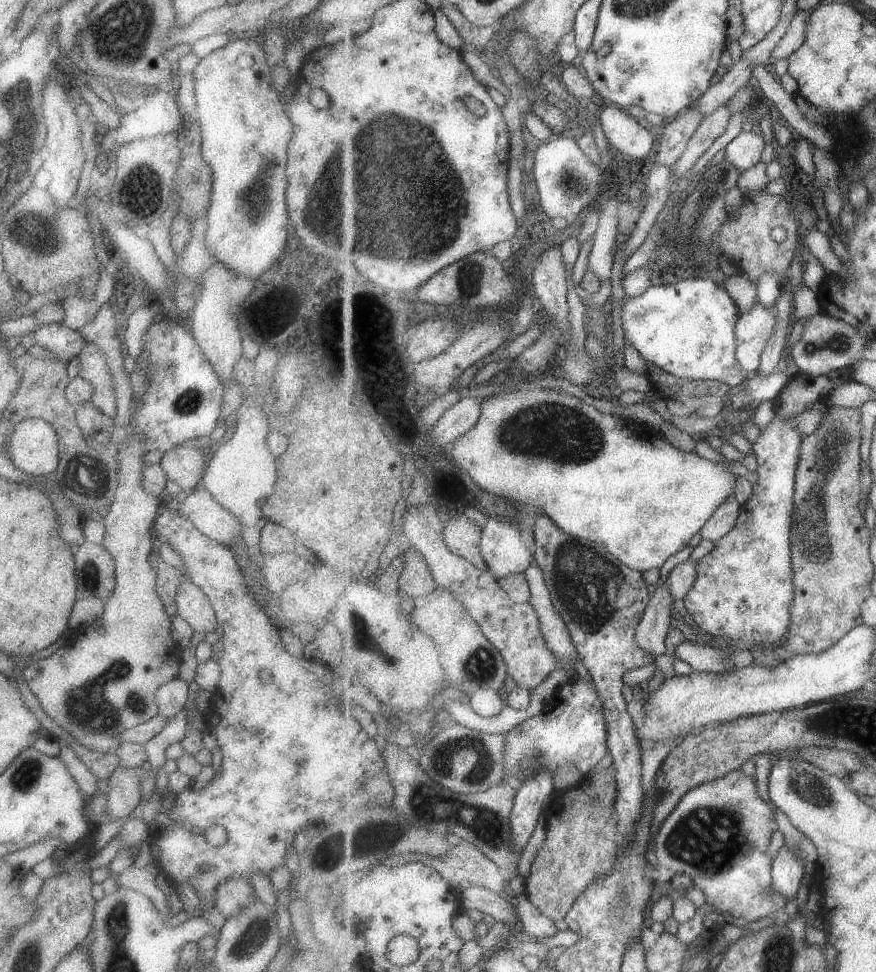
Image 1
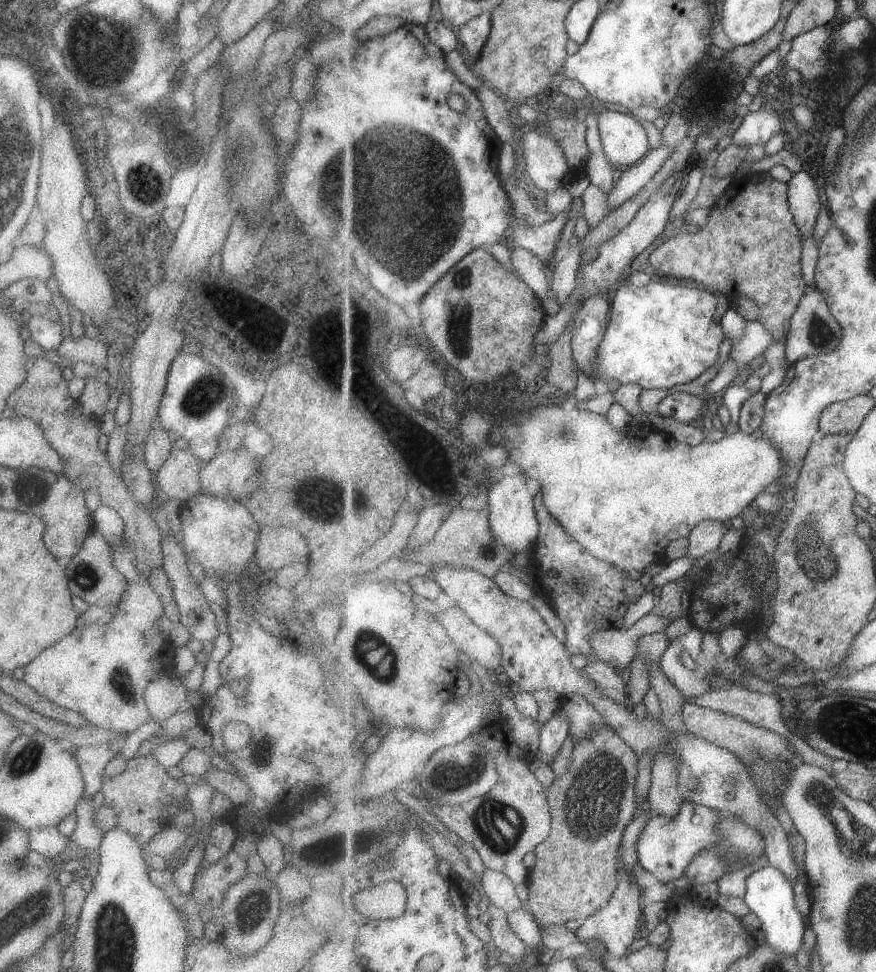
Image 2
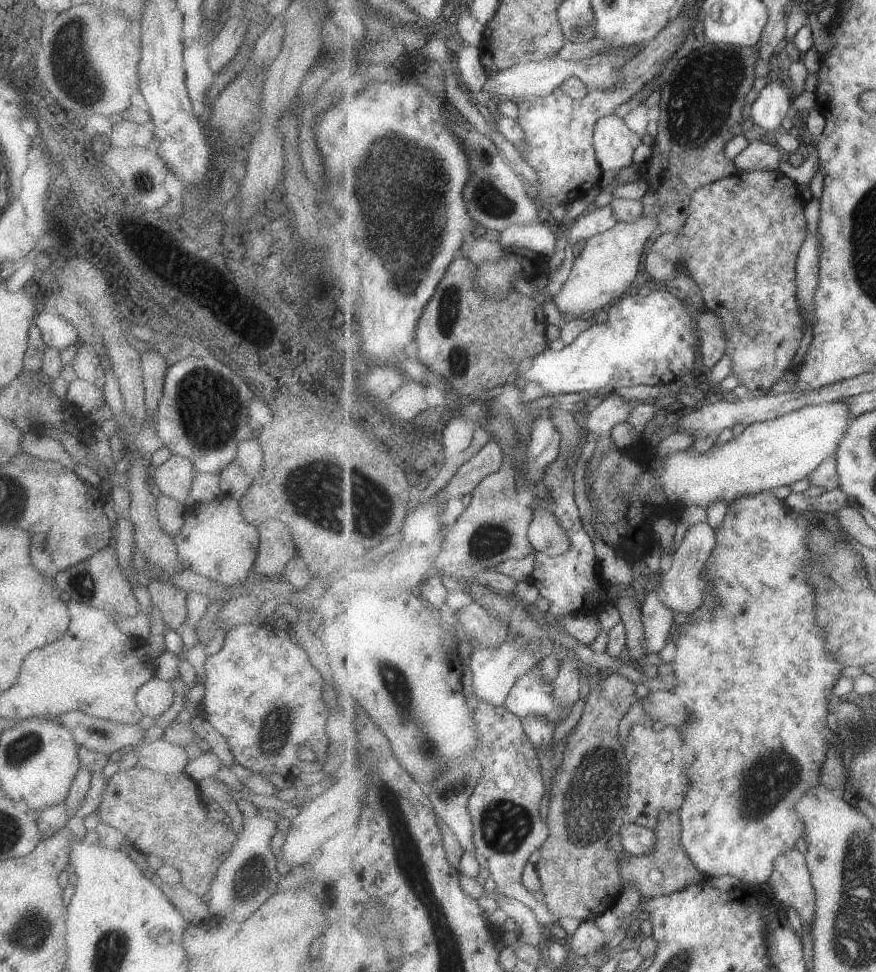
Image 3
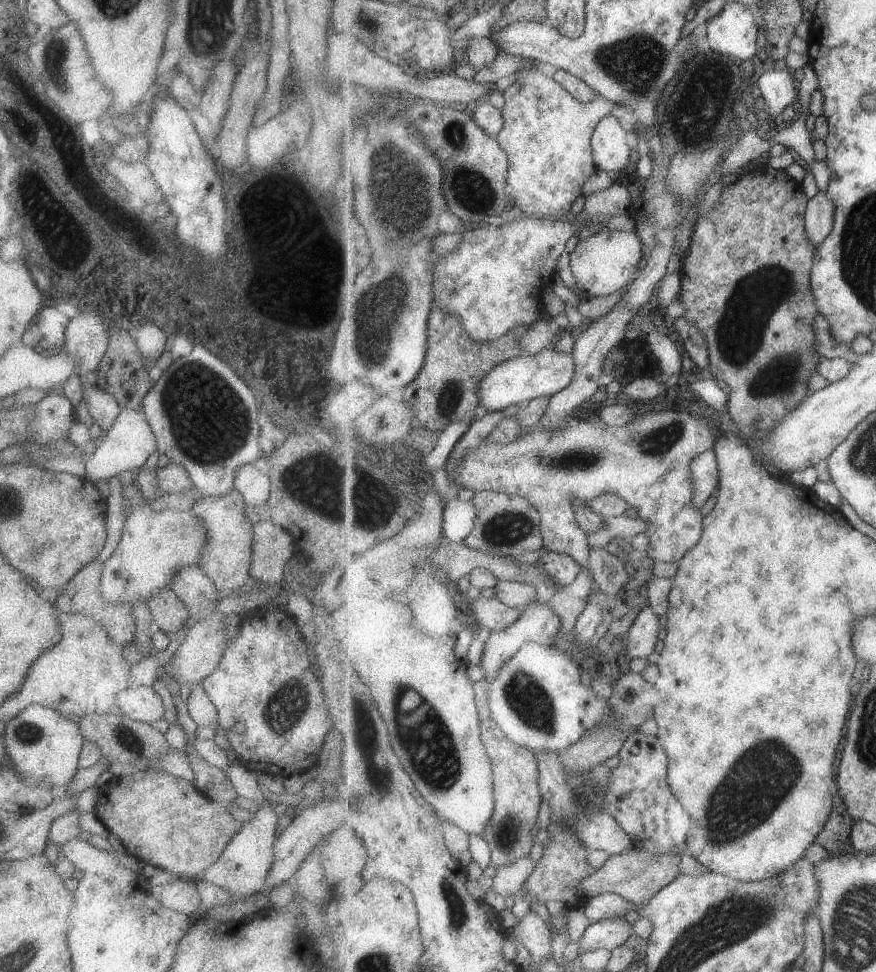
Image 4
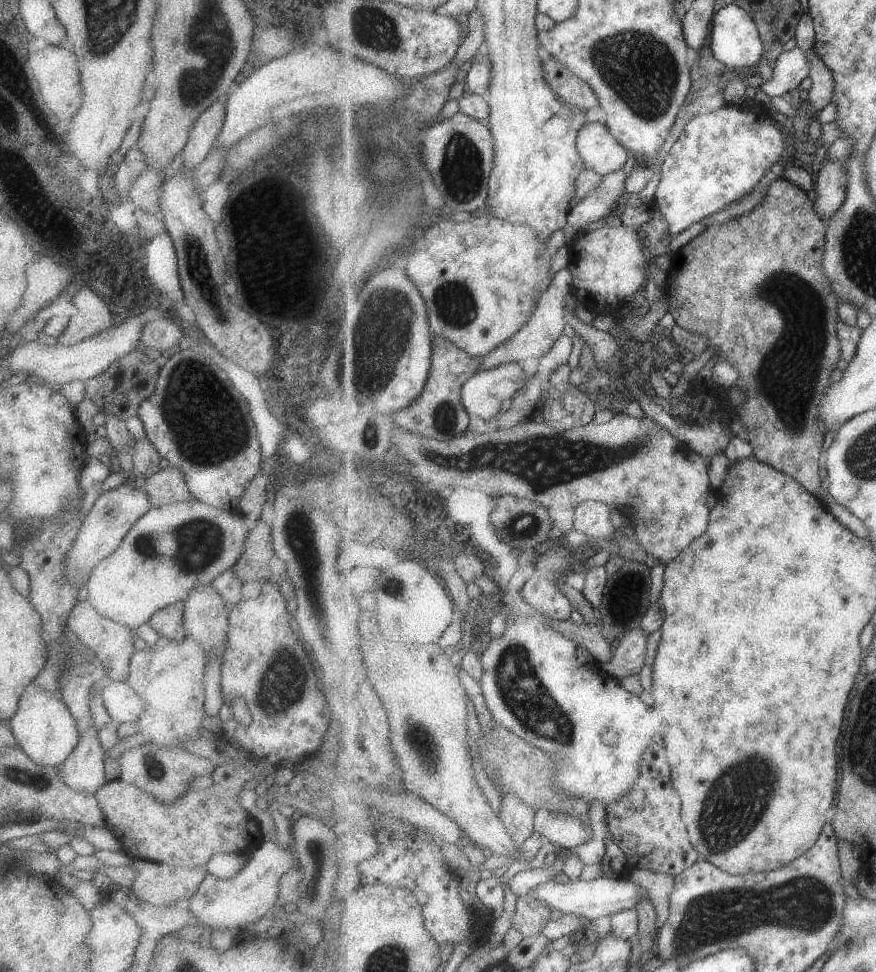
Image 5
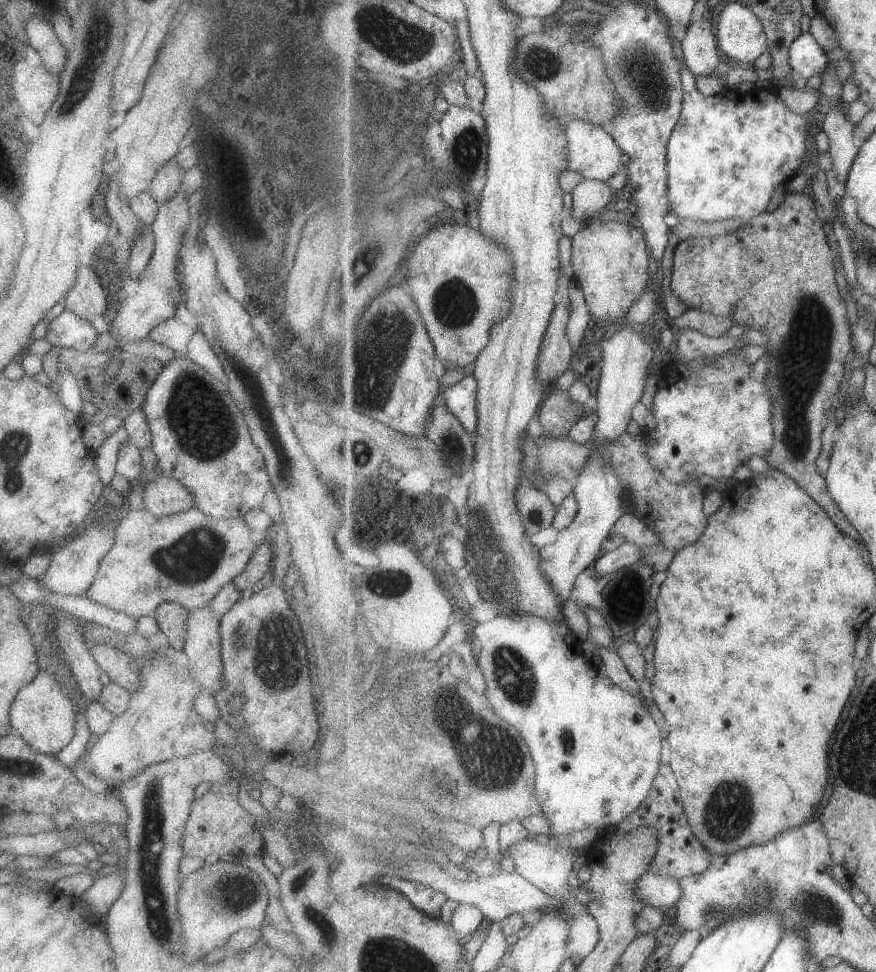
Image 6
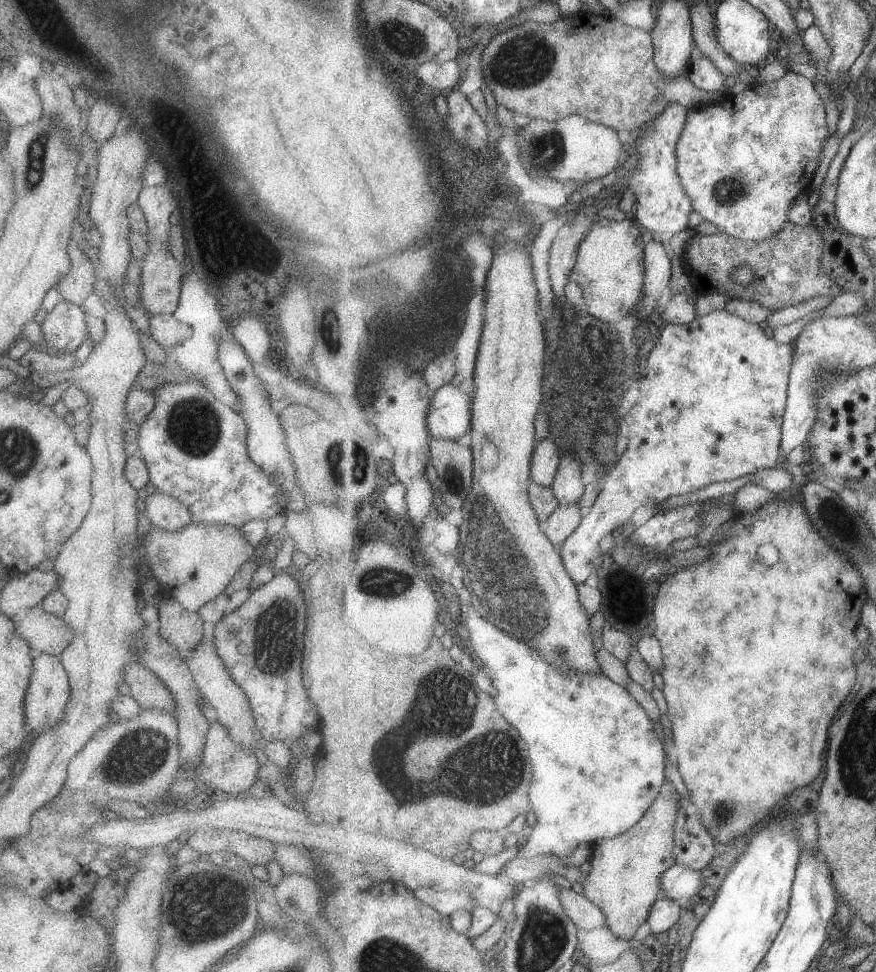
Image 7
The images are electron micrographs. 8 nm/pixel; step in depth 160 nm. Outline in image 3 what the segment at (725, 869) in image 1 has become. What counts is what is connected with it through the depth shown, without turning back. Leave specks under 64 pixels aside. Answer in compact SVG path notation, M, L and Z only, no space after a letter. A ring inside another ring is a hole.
M625 823L619 833L623 850L629 855L650 855L658 844L656 829L650 829L637 823Z

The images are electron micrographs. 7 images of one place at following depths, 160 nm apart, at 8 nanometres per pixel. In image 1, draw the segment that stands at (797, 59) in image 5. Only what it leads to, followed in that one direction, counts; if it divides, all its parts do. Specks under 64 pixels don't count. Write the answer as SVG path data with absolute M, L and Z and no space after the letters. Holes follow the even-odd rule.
M741 131L726 147L725 158L740 173L761 162L765 140L758 132Z

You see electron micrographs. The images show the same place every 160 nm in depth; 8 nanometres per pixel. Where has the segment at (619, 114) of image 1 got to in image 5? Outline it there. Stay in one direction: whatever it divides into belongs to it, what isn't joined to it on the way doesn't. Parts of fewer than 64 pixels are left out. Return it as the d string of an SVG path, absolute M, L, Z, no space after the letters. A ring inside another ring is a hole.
M605 121L587 123L578 134L578 149L587 169L604 176L623 168L629 149L617 140Z

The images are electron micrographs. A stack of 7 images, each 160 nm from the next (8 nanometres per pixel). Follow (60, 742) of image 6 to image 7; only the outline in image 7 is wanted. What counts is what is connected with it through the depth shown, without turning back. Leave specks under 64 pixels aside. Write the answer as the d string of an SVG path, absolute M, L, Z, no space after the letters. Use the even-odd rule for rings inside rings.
M34 653L32 673L22 702L25 730L32 732L36 736L43 731L47 731L50 727L59 725L69 695L68 678L60 659L45 653Z

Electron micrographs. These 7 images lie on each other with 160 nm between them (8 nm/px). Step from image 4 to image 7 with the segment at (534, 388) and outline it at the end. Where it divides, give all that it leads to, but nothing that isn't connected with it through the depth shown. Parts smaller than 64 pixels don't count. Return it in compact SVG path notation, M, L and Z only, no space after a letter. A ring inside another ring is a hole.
M458 382L447 383L432 398L428 427L433 439L456 441L472 429L473 400L458 385Z

